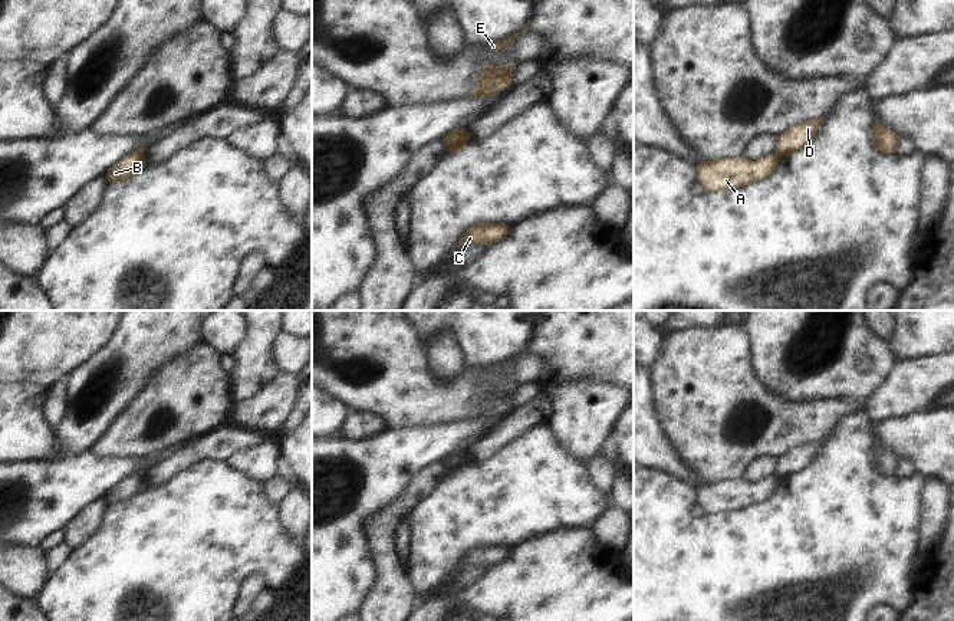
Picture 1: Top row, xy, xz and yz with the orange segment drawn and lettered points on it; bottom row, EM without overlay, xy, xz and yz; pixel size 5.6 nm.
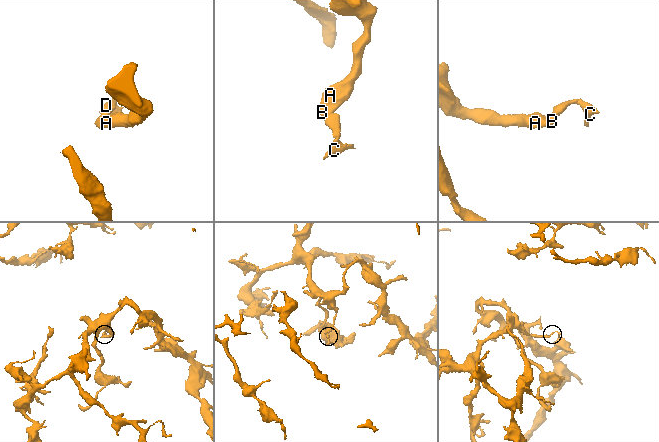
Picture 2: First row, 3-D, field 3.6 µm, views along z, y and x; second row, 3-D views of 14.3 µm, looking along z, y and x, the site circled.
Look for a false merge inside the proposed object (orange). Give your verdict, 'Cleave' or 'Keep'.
Cleave

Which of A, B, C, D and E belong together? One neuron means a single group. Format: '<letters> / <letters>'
A B E / C D

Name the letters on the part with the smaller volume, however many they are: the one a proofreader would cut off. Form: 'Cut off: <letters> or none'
Cut off: C, D

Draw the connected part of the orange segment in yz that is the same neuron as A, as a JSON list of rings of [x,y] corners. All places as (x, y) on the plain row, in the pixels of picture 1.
[[[776,476],[756,483],[744,479],[704,483],[695,487],[697,503],[705,515],[730,515],[767,500],[776,492],[777,484]]]

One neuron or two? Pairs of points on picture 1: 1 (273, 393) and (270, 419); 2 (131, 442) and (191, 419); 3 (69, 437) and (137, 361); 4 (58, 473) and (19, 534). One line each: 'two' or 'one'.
1: one
2: one
3: one
4: one

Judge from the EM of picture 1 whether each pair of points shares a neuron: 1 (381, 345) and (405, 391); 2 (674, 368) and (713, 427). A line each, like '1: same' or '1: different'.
1: same
2: same

